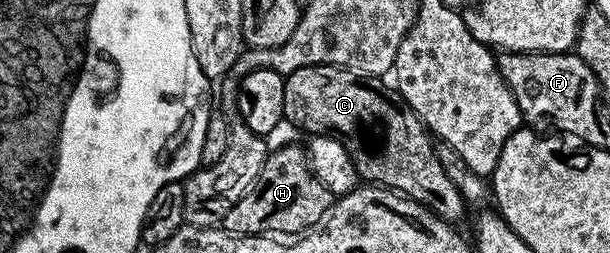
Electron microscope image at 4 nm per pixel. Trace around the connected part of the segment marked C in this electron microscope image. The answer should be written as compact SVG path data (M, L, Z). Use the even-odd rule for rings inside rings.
M330 63L296 69L296 73L285 76L285 81L282 110L285 122L303 127L304 130L310 131L311 136L327 135L340 141L340 145L344 145L344 149L352 157L359 176L367 184L388 187L408 196L409 199L415 199L451 225L457 224L457 219L468 210L467 202L462 199L456 185L440 165L435 140L422 124L418 114L402 100L393 86L385 87L381 78L363 75L354 69L333 67Z

